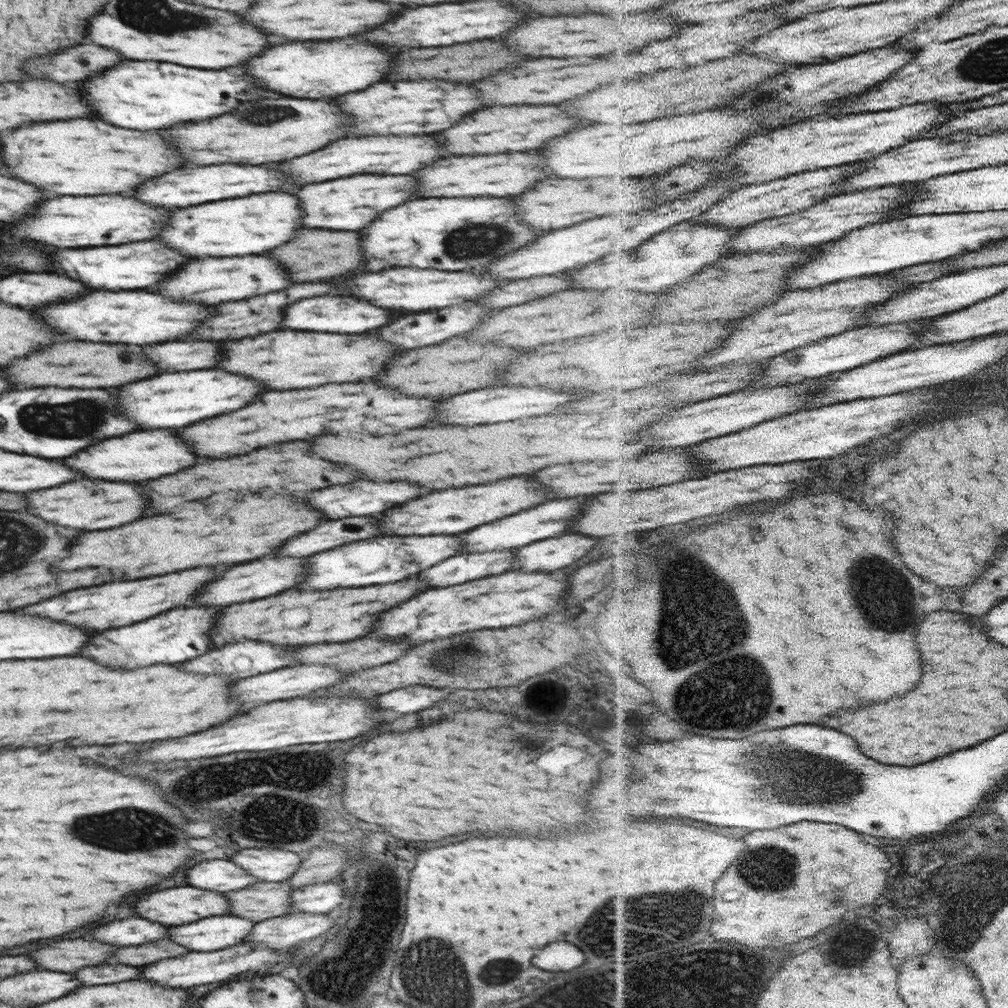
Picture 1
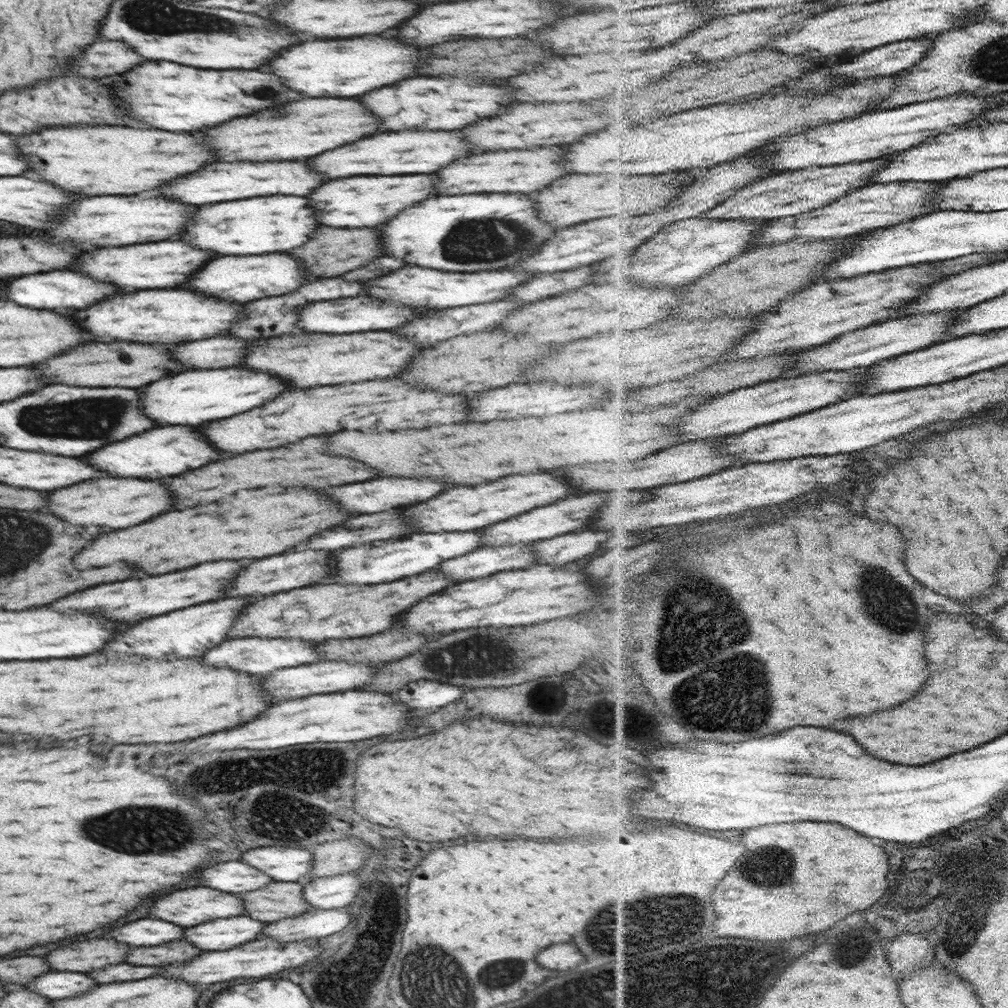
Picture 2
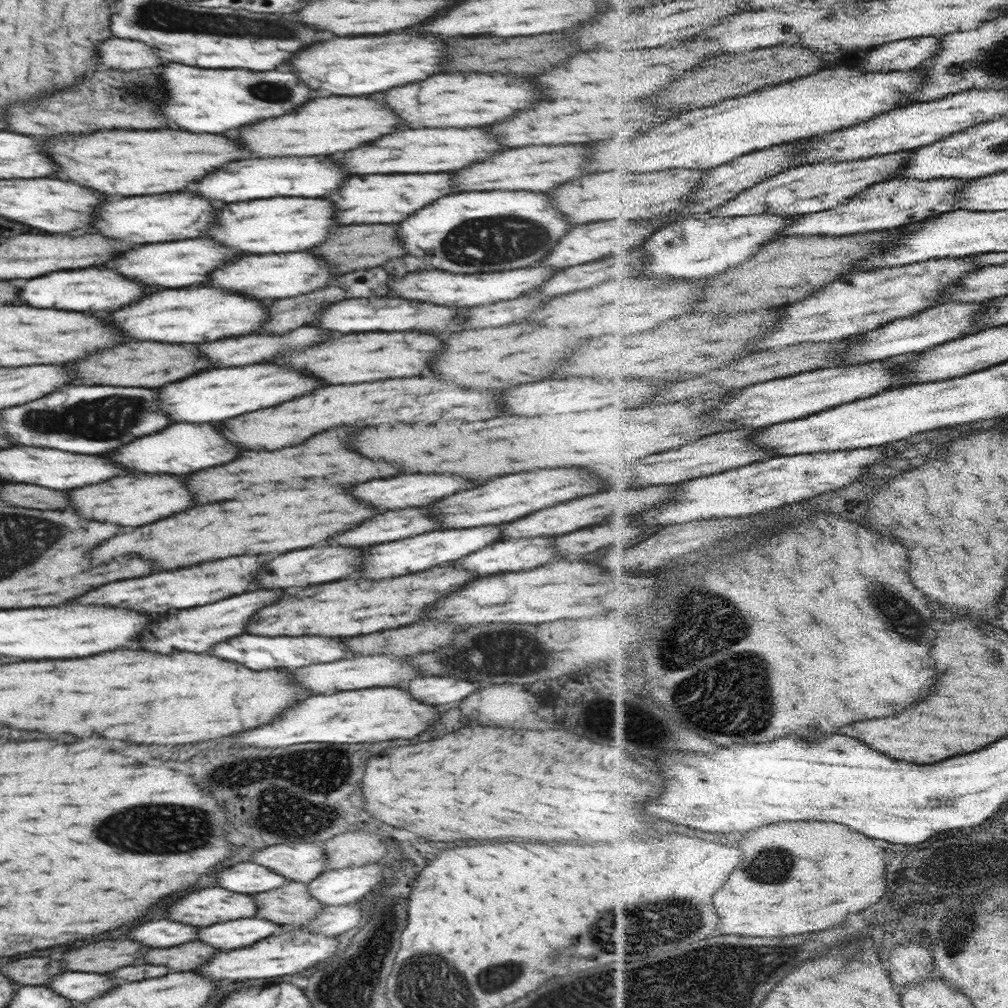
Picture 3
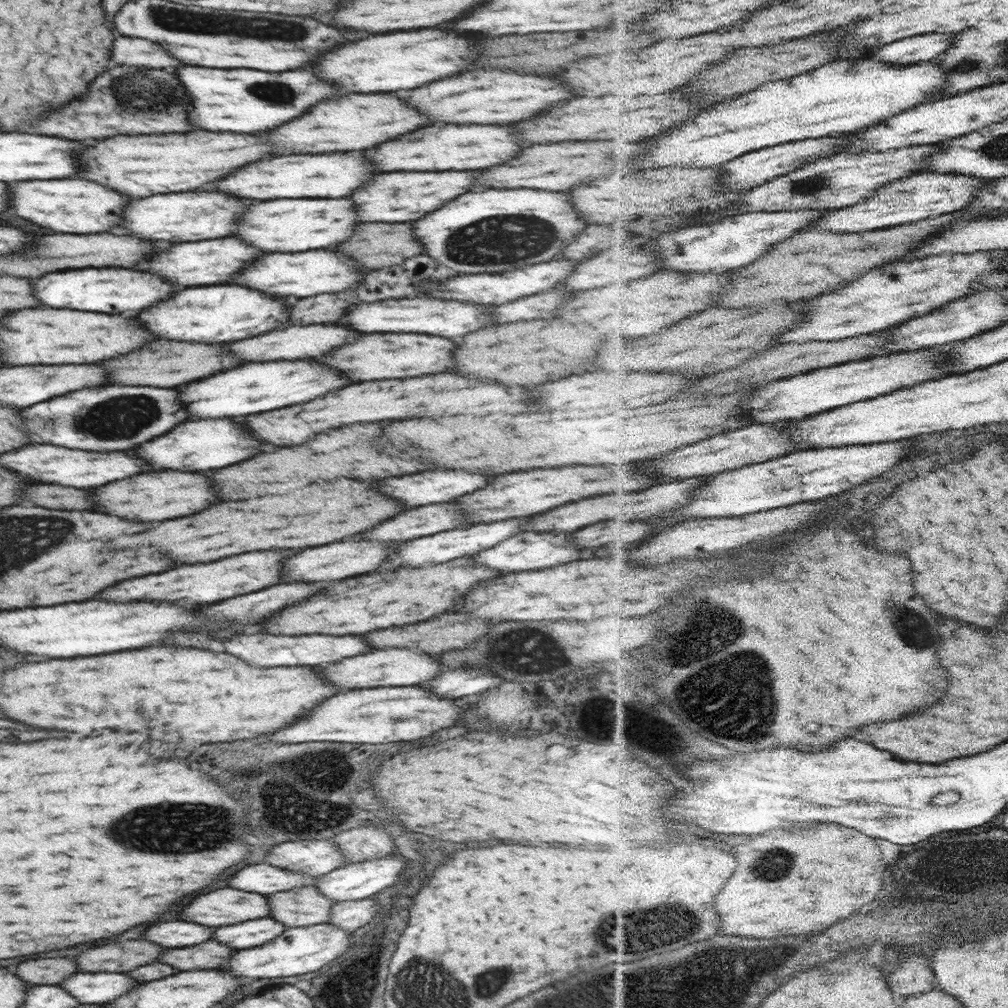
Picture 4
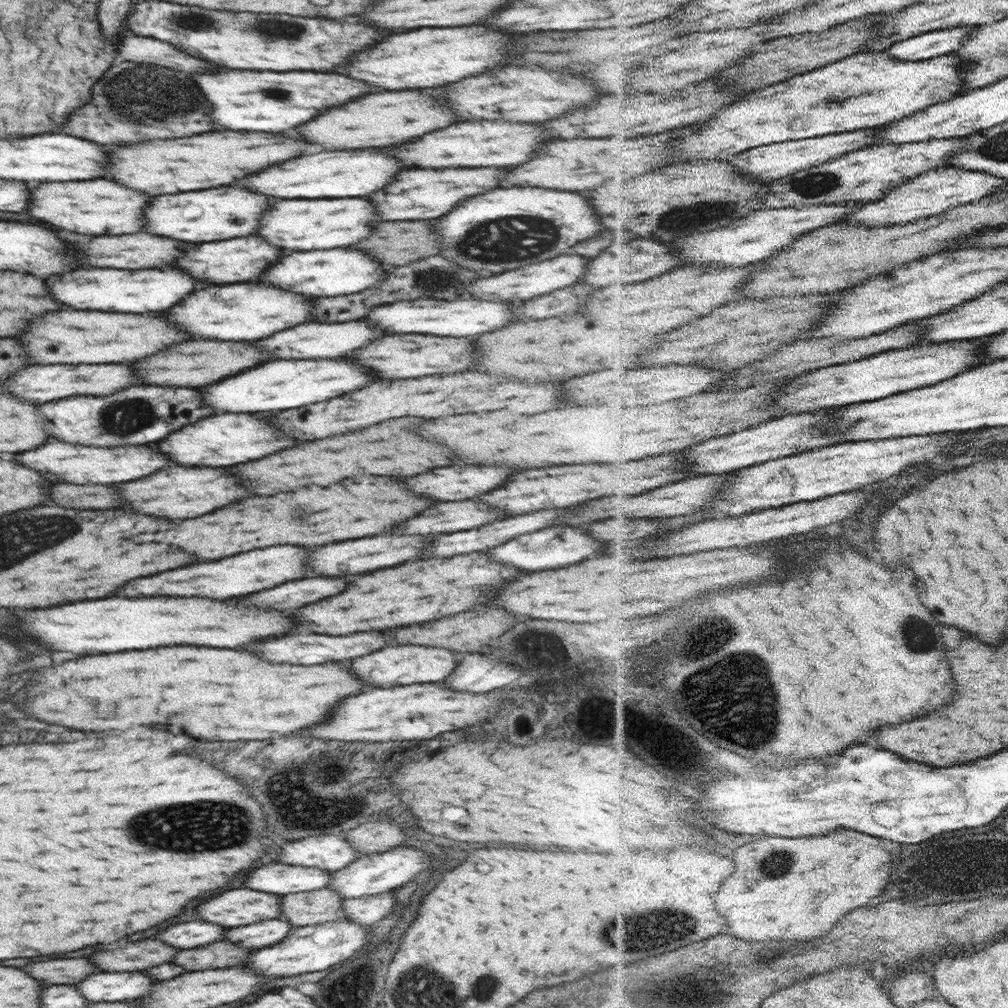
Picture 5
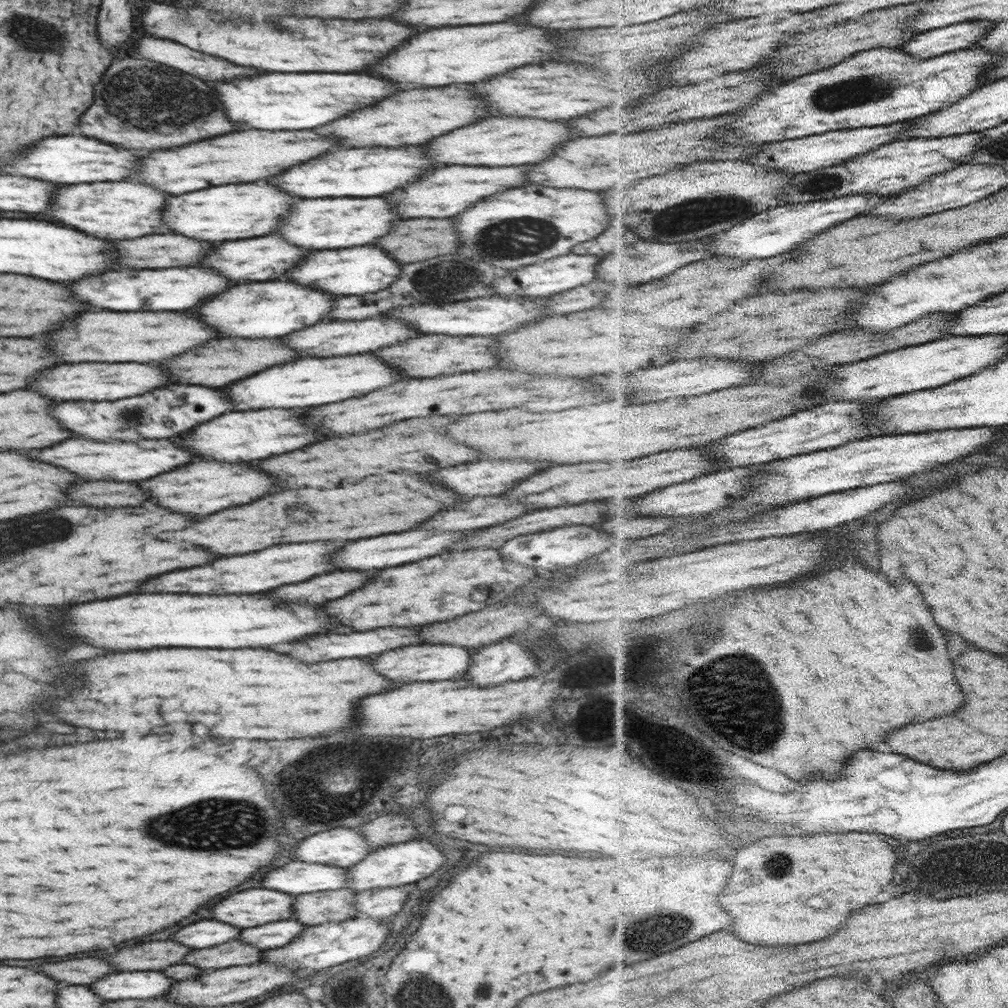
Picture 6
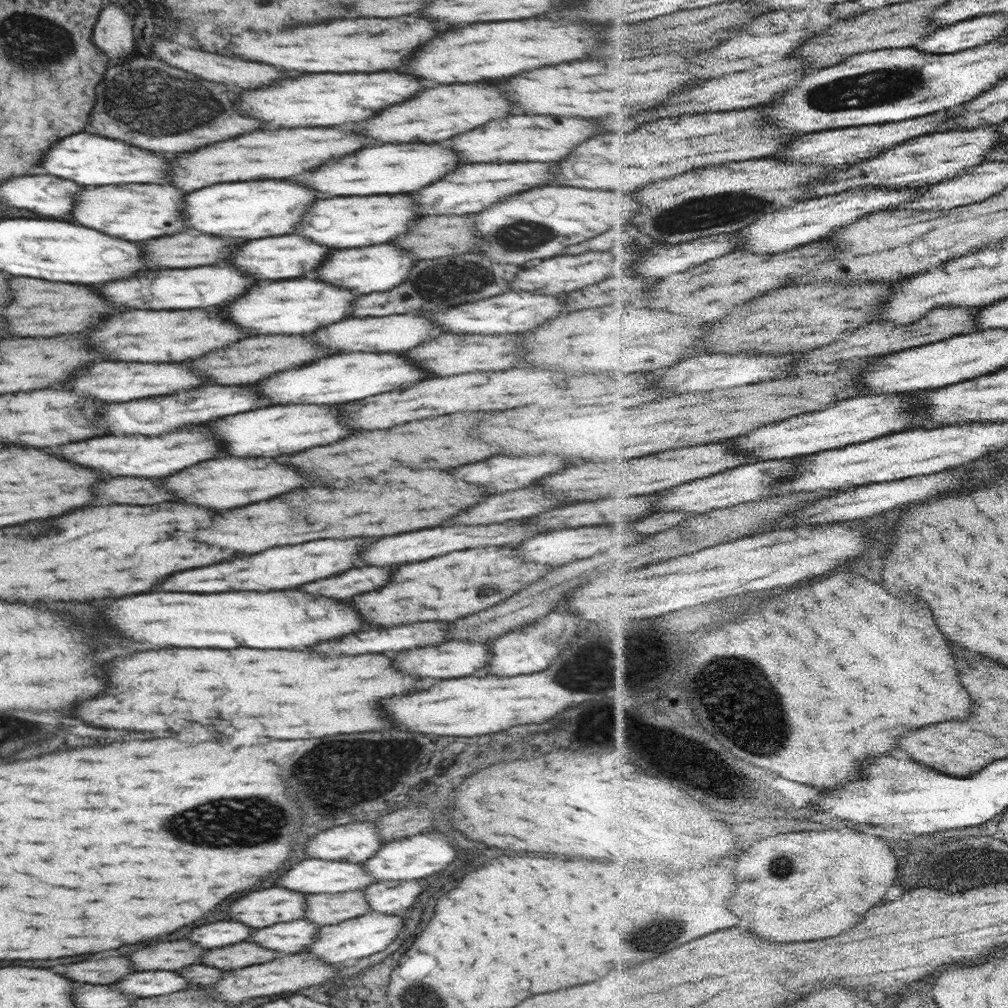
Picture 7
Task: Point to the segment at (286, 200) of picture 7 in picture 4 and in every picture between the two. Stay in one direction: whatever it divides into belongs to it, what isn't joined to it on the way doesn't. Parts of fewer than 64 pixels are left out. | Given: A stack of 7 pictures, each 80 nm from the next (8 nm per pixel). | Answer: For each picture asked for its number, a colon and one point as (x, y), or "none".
4: (187, 216)
5: (205, 215)
6: (237, 211)

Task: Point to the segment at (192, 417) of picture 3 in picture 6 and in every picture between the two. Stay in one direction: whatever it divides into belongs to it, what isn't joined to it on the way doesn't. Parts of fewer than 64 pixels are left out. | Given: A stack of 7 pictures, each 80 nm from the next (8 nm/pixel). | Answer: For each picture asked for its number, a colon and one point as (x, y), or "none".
4: (252, 388)
5: (278, 385)
6: (320, 380)

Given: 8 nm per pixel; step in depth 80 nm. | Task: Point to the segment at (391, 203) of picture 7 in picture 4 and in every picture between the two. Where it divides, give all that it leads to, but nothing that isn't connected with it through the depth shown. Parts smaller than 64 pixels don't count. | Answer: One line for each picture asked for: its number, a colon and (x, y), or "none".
4: (296, 224)
5: (331, 222)
6: (330, 223)

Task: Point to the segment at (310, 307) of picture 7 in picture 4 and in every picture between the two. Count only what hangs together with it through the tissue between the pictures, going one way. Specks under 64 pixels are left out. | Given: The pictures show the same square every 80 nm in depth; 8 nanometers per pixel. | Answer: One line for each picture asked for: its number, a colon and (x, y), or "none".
4: (208, 314)
5: (236, 312)
6: (262, 309)

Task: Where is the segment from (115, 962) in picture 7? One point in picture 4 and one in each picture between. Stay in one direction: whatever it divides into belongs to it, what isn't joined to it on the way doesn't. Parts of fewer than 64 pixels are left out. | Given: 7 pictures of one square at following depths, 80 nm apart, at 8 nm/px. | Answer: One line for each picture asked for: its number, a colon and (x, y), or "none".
4: (46, 970)
5: (71, 971)
6: (86, 970)

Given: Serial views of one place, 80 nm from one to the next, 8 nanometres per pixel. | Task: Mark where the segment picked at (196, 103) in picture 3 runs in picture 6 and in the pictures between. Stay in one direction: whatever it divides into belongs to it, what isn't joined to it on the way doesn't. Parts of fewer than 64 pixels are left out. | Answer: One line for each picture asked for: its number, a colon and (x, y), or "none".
4: (244, 101)
5: (243, 100)
6: (276, 101)

